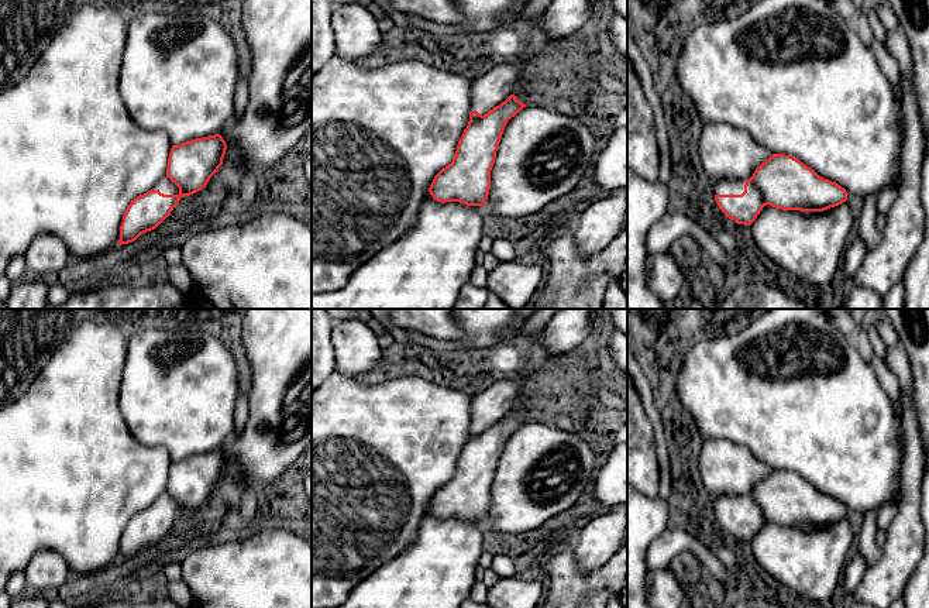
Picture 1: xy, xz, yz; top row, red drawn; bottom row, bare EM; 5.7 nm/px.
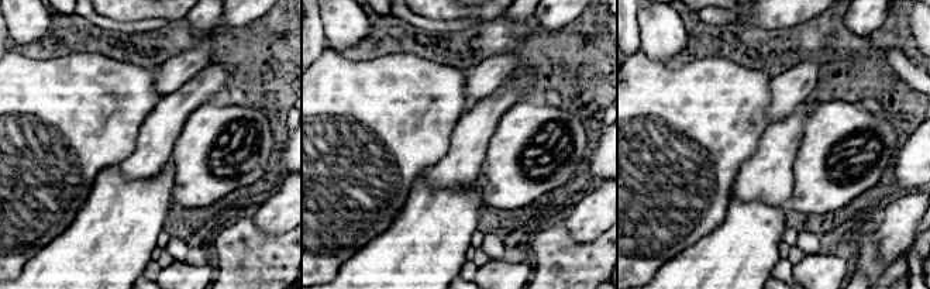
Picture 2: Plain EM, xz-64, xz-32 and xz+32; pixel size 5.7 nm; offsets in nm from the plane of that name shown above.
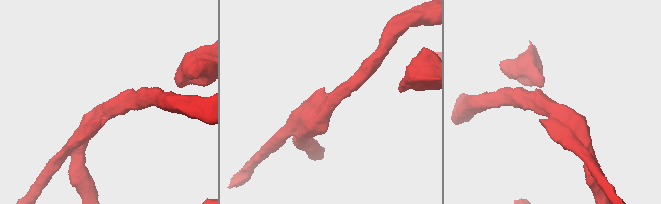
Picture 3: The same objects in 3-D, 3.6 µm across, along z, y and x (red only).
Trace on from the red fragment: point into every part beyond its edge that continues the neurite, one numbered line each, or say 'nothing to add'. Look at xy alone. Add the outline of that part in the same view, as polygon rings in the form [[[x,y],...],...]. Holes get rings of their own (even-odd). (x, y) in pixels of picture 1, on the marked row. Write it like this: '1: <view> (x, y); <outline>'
1: xy (165, 185); [[[164,176],[152,190],[159,190],[164,195],[179,195],[179,188],[166,176]]]

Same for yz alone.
1: yz (725, 186); [[[720,179],[713,182],[715,195],[742,195],[744,192],[746,181]]]

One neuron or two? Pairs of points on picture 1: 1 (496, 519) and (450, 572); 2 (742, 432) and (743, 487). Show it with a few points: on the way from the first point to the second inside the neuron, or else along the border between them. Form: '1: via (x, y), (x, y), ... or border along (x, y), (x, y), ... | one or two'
1: border along (482, 522), (485, 529) | two
2: border along (711, 436), (745, 446), (768, 467) | two

